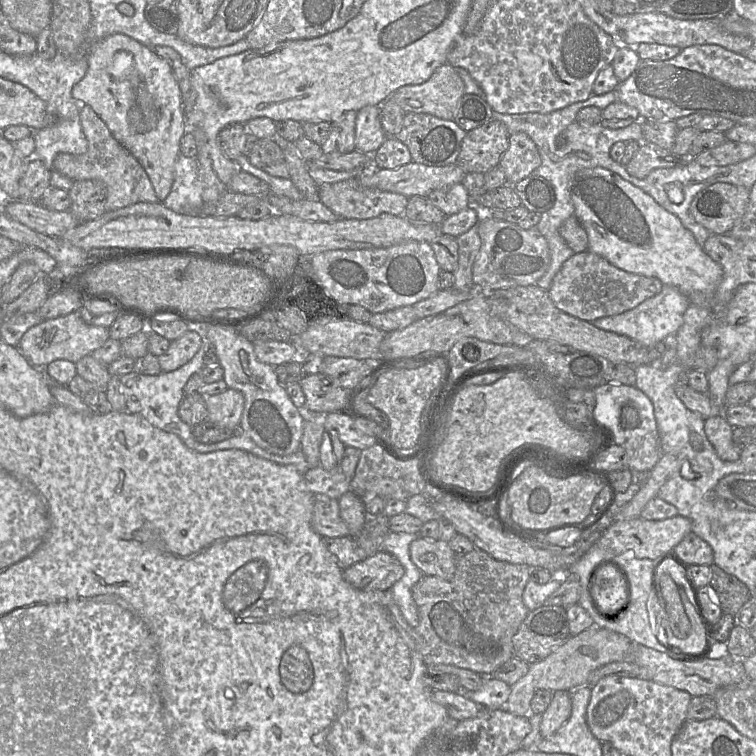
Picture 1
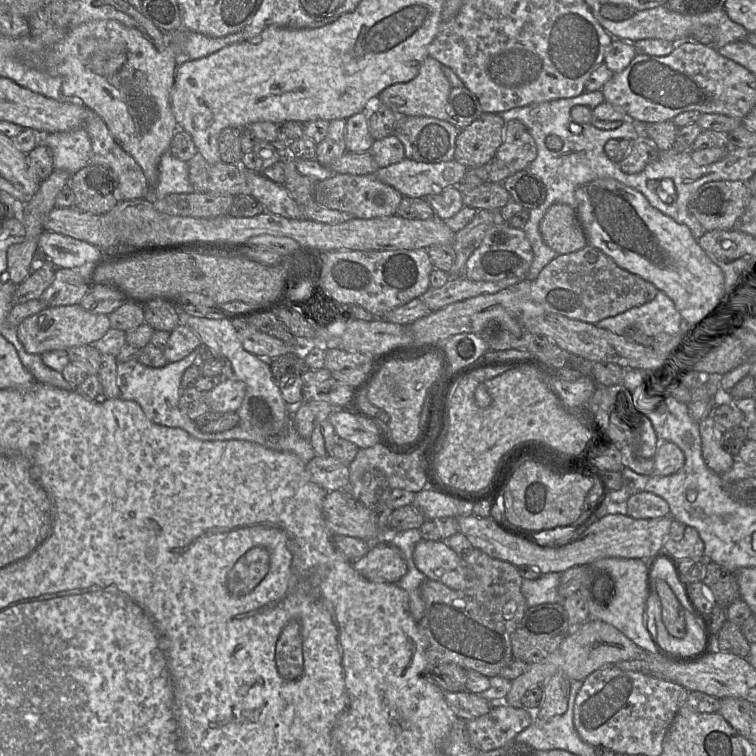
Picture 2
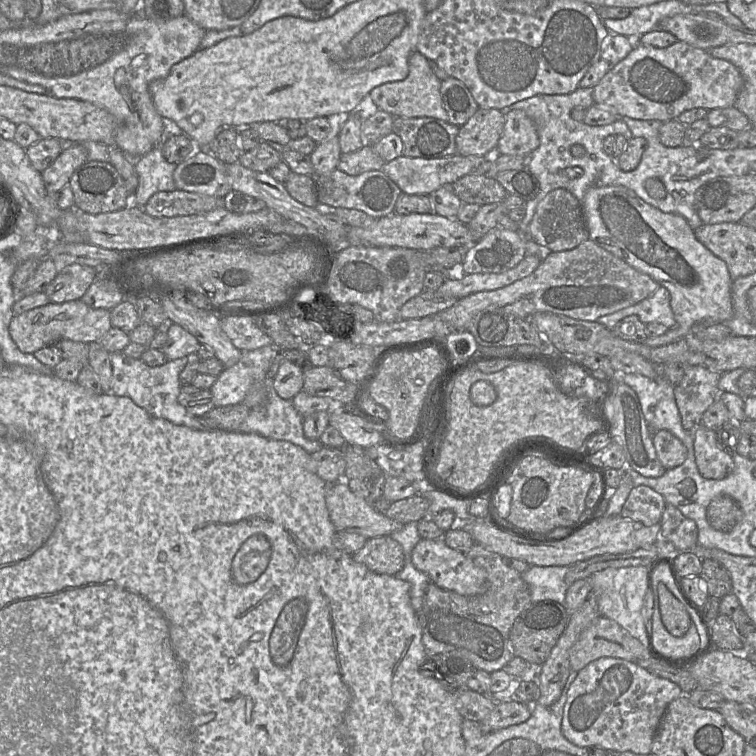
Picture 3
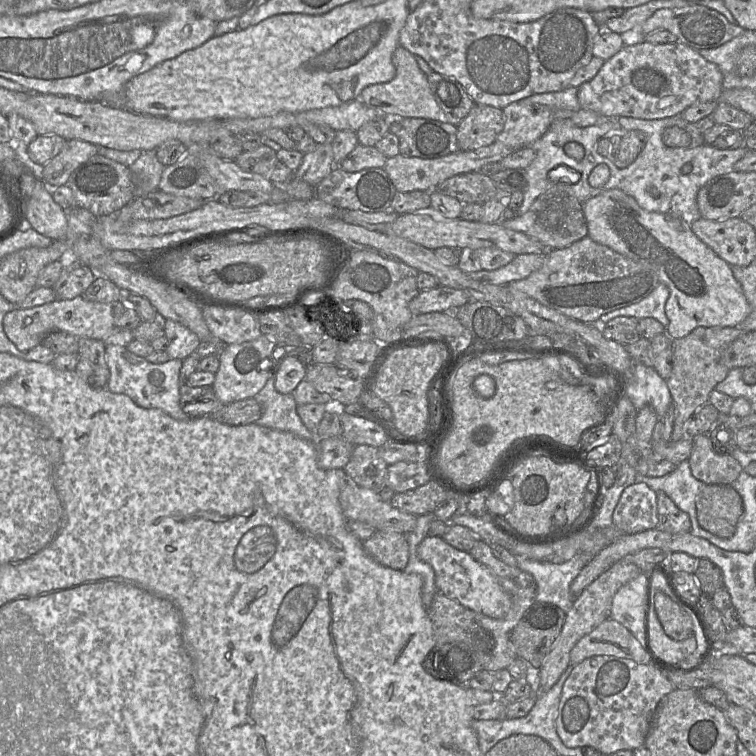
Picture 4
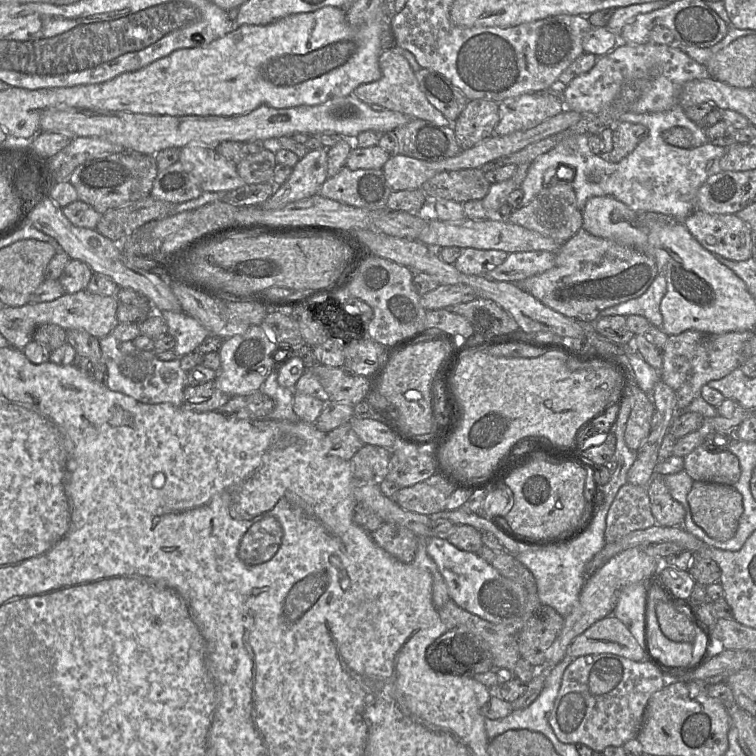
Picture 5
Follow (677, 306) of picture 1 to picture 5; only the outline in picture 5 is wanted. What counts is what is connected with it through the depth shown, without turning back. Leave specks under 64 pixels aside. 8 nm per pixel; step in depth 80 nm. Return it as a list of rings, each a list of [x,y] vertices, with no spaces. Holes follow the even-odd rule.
[[[659,273],[647,291],[640,297],[606,308],[599,313],[598,318],[612,315],[639,315],[646,318],[651,325],[662,329],[663,318],[660,312],[660,303],[666,294],[666,288],[666,279]]]

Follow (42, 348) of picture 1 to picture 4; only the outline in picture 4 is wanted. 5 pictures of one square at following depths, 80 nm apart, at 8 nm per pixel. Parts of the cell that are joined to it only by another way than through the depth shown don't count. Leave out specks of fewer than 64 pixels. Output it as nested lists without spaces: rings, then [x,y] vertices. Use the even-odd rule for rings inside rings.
[[[83,295],[68,300],[55,300],[32,308],[15,308],[3,318],[3,330],[8,339],[26,353],[42,343],[51,332],[62,331],[78,338],[104,340],[114,327],[113,304],[95,302]]]

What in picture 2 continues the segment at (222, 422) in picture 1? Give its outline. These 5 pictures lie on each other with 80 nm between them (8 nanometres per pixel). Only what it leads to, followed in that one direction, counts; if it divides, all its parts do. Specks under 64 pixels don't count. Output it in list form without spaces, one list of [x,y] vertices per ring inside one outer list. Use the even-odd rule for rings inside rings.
[[[222,379],[208,394],[211,411],[238,412],[246,394],[246,384],[242,381]]]

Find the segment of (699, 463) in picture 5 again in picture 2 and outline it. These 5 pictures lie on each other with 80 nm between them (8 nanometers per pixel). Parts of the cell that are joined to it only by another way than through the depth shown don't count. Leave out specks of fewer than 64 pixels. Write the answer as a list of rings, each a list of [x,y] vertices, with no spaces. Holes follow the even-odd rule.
[[[711,416],[699,422],[702,457],[708,468],[718,475],[726,473],[735,460],[735,457],[722,447],[724,431]]]

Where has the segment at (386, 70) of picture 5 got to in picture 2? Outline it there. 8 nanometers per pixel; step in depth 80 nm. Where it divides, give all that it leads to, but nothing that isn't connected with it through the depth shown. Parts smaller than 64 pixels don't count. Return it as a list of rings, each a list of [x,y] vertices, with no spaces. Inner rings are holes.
[[[428,56],[420,65],[419,73],[414,79],[385,88],[378,95],[379,102],[389,107],[397,115],[427,116],[447,121],[447,101],[452,86],[441,66],[439,61]]]

